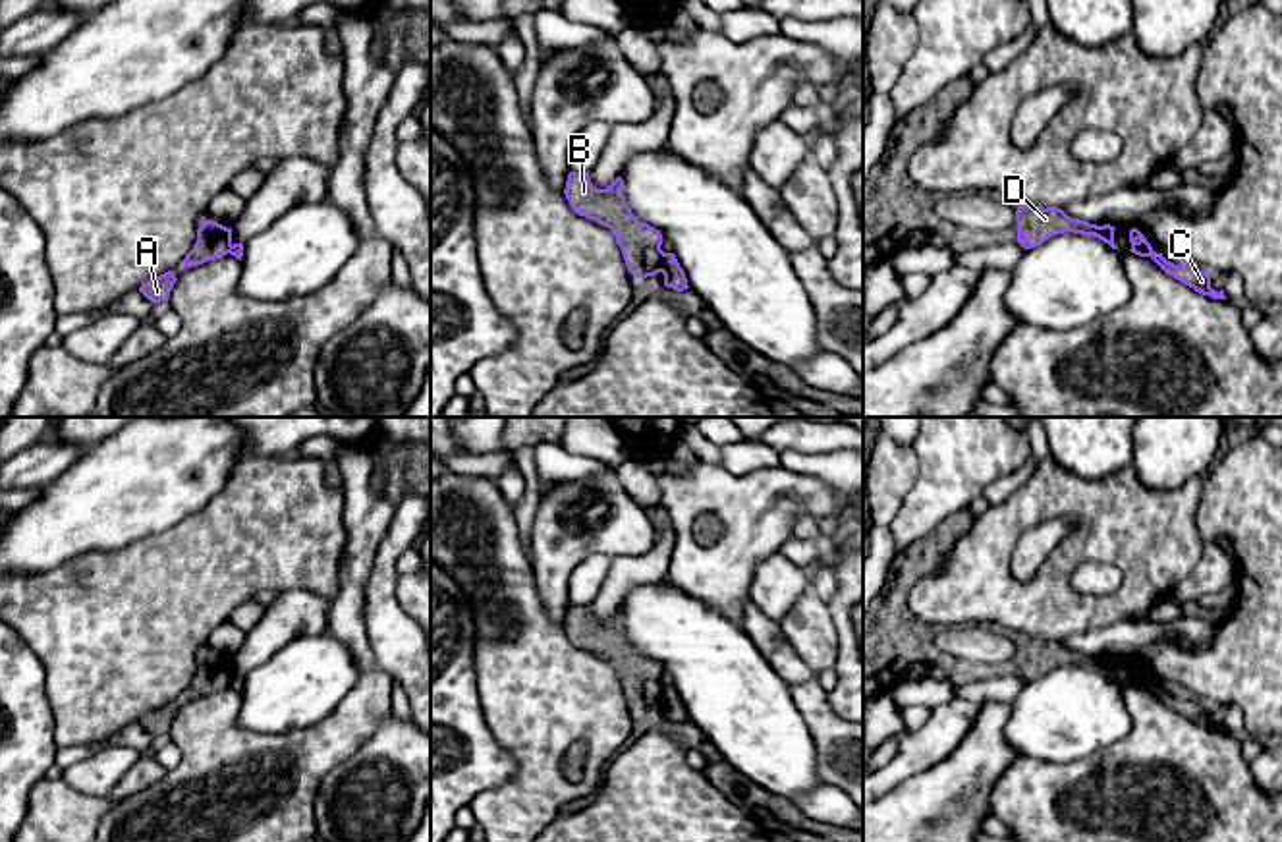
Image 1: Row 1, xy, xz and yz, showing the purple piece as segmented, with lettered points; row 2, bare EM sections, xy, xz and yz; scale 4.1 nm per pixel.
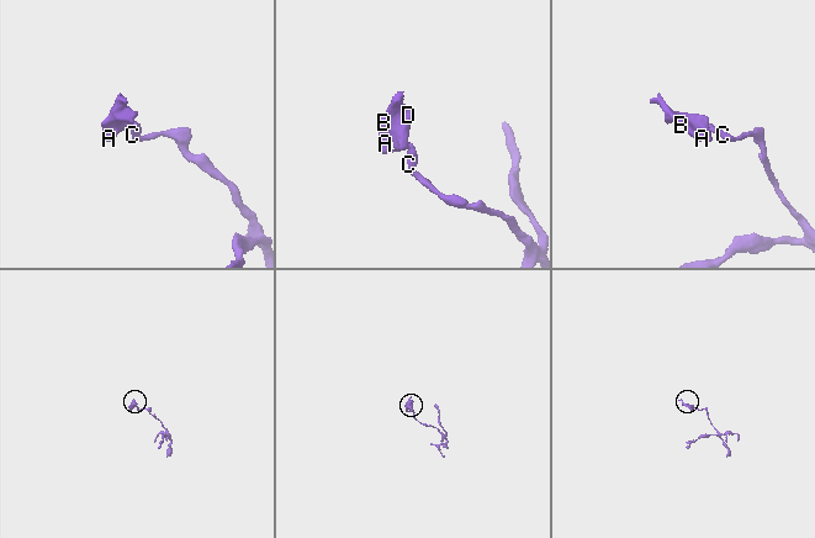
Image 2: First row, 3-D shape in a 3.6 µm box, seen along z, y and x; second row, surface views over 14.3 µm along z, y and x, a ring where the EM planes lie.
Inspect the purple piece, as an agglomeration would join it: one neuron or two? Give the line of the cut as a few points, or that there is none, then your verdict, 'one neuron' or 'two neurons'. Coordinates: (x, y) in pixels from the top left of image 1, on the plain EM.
xz (665, 686), (661, 703) | two neurons

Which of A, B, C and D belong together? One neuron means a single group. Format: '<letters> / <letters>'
A B D / C

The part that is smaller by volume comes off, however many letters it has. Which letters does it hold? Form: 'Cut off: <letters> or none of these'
Cut off: A, B, D

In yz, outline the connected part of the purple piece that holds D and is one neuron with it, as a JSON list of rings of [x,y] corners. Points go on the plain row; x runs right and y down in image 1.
[[[1021,635],[1016,643],[1016,655],[1017,655],[1017,676],[1023,682],[1037,680],[1048,670],[1064,664],[1095,668],[1104,676],[1108,676],[1112,682],[1118,682],[1118,678],[1114,676],[1114,662],[1116,662],[1114,659],[1110,657],[1097,659],[1079,651],[1072,651],[1058,639],[1043,641]]]

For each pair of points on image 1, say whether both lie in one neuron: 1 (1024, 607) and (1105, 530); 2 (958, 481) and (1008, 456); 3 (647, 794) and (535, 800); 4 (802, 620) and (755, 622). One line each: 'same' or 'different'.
1: same
2: same
3: different
4: different

